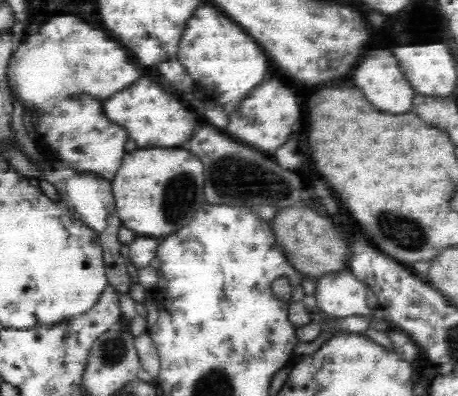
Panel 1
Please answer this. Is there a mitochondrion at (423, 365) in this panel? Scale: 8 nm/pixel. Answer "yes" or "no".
no

